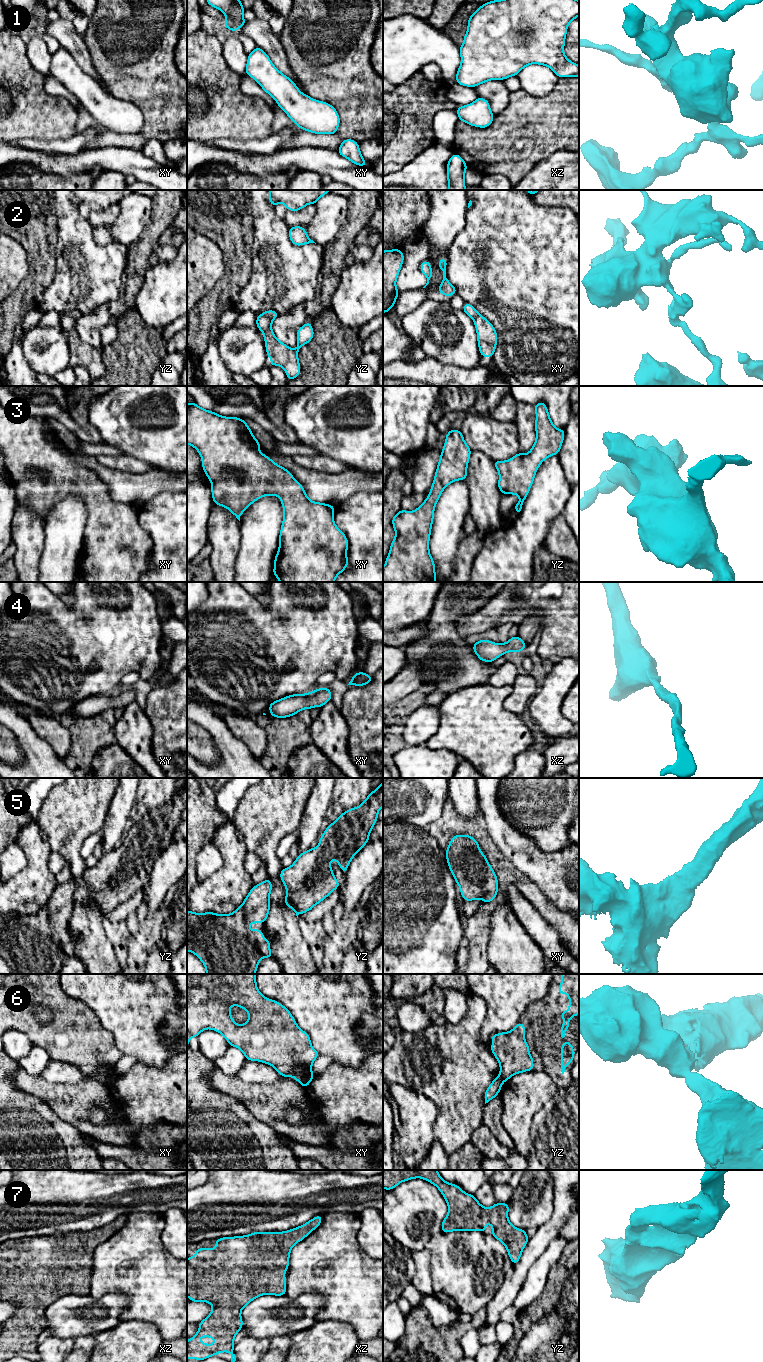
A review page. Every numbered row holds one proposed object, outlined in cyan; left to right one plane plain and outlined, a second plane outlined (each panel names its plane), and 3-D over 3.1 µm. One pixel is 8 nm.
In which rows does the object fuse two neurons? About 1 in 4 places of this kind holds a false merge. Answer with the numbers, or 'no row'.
2, 6

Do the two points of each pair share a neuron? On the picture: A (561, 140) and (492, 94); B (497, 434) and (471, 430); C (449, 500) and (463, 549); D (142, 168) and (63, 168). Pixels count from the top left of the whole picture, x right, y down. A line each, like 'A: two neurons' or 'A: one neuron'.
A: two neurons
B: one neuron
C: two neurons
D: one neuron

